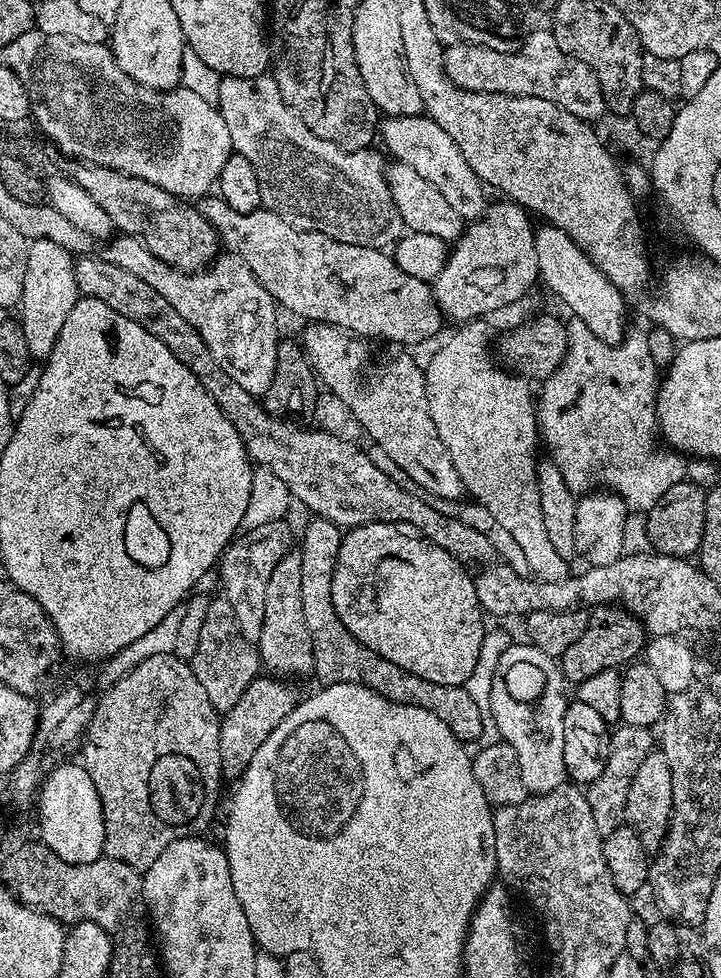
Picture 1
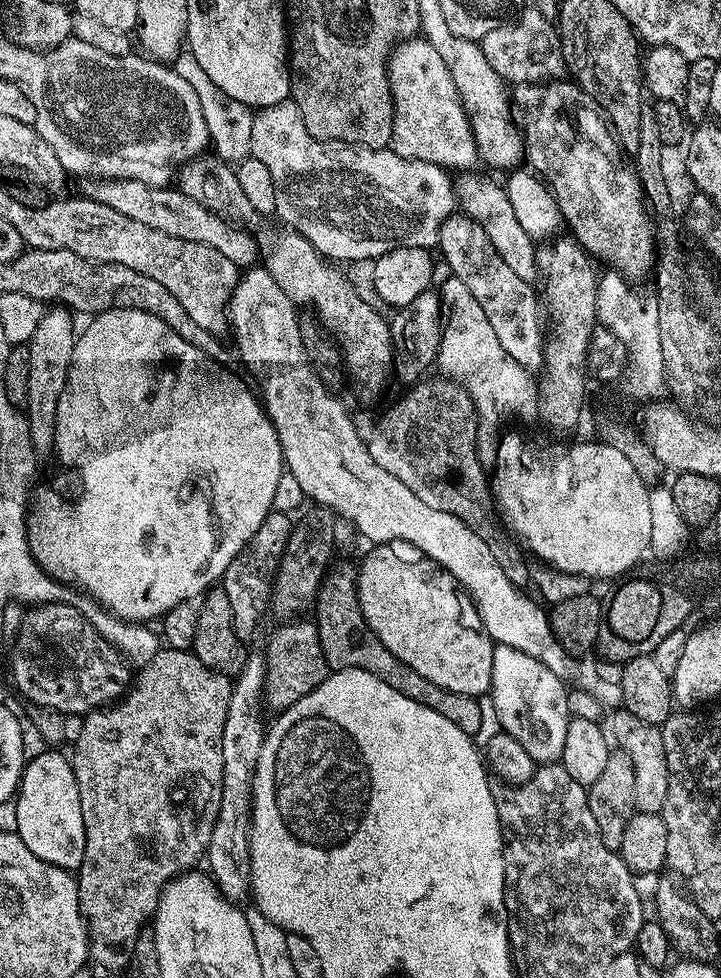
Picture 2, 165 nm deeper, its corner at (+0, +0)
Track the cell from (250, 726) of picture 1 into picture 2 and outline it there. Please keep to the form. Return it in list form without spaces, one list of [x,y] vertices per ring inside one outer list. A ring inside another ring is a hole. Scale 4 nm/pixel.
[[[297,618],[291,622],[283,623],[276,632],[276,637],[272,640],[272,650],[266,654],[266,671],[264,673],[263,699],[268,699],[268,704],[275,710],[289,708],[294,702],[298,702],[310,690],[322,686],[325,677],[330,674],[328,663],[322,654],[318,629],[311,619]]]

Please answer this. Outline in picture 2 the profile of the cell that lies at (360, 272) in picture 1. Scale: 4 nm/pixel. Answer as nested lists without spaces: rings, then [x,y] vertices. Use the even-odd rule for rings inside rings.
[[[88,178],[83,181],[83,199],[93,200],[102,206],[110,206],[110,210],[118,210],[118,214],[126,214],[126,218],[134,218],[134,222],[142,222],[142,226],[150,226],[154,230],[162,230],[162,234],[170,234],[174,238],[182,238],[186,242],[205,244],[218,254],[230,258],[237,266],[252,266],[257,263],[256,244],[240,228],[235,228],[231,219],[219,212],[211,212],[206,206],[194,202],[186,193],[172,186],[152,188],[149,184],[137,180],[102,180]]]

